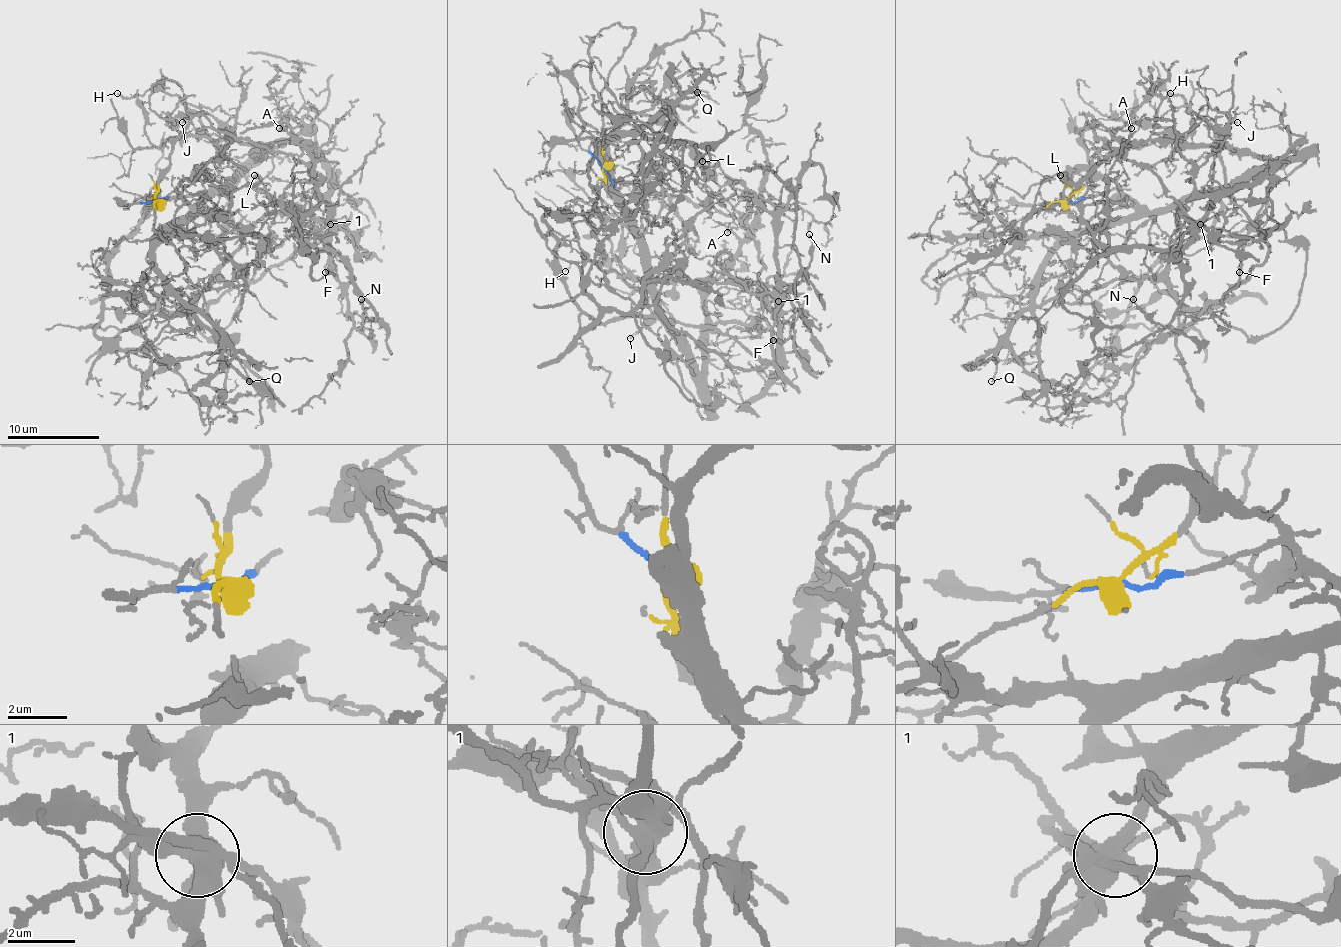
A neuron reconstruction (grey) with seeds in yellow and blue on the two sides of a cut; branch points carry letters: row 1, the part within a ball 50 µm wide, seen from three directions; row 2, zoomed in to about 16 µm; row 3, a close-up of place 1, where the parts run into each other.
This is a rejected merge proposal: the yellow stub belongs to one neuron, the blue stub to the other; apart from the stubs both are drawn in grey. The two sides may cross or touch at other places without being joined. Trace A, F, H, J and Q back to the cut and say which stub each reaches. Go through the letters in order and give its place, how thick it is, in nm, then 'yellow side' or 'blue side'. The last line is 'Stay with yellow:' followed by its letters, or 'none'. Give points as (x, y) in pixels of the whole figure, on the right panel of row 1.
A: place (1131, 128); calibre 130 nm; blue side
F: place (1239, 272); calibre 100 nm; yellow side
H: place (1170, 93); calibre 140 nm; yellow side
J: place (1237, 122); calibre 80 nm; yellow side
Q: place (991, 381); calibre 120 nm; blue side
Stay with yellow: F, H, J

